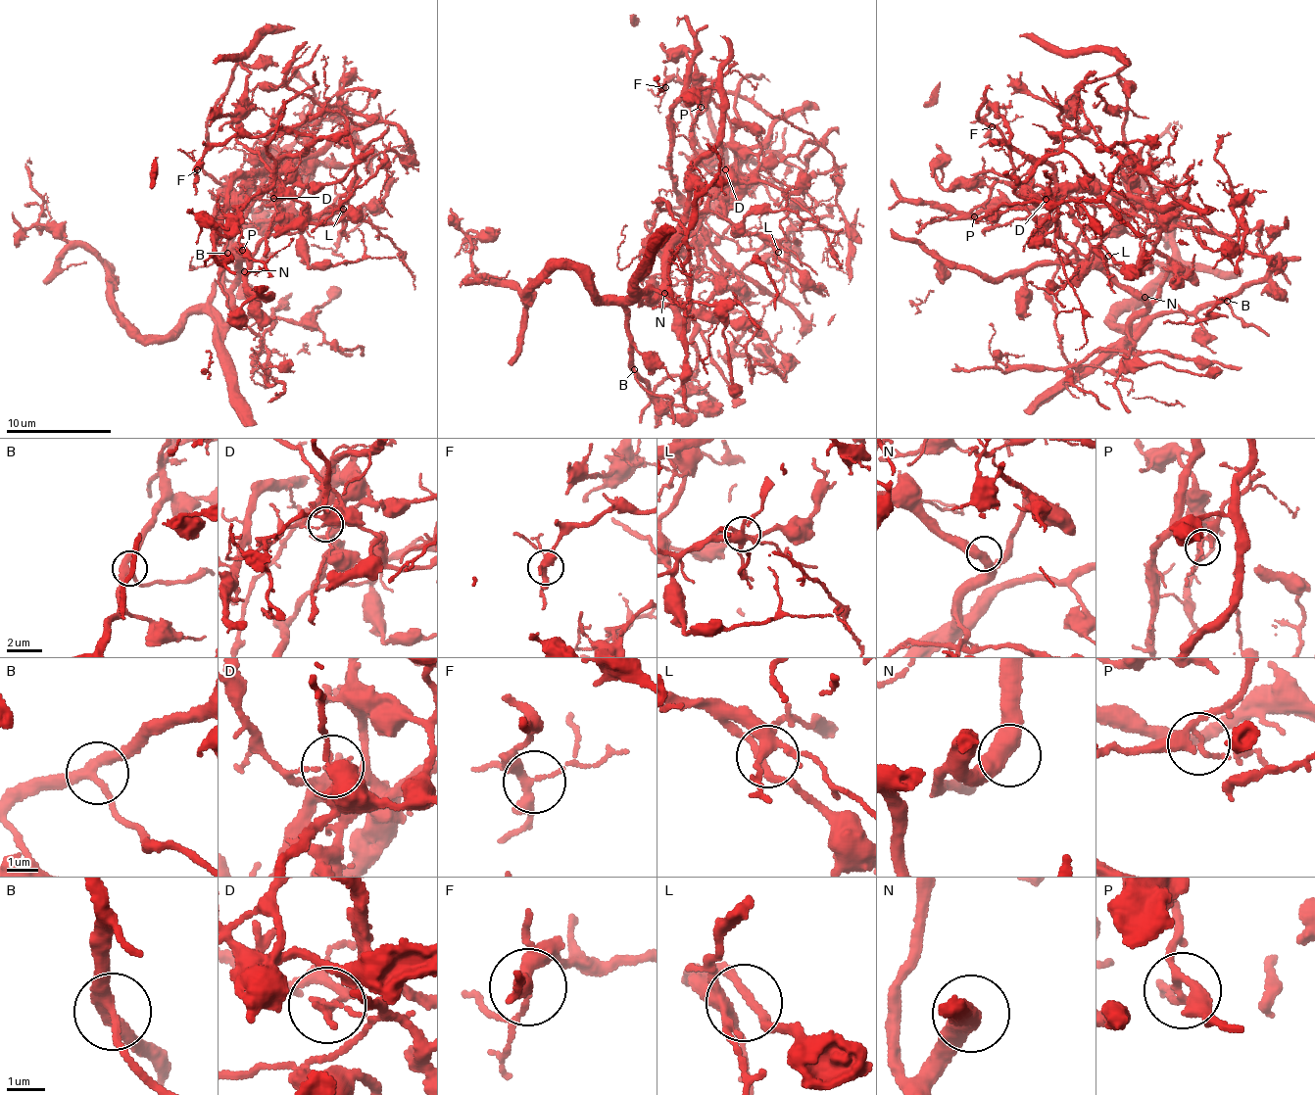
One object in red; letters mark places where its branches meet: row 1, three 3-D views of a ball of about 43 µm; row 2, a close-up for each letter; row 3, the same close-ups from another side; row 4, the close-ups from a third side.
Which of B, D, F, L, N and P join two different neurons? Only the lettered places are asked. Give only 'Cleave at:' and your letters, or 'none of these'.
Cleave at: D

